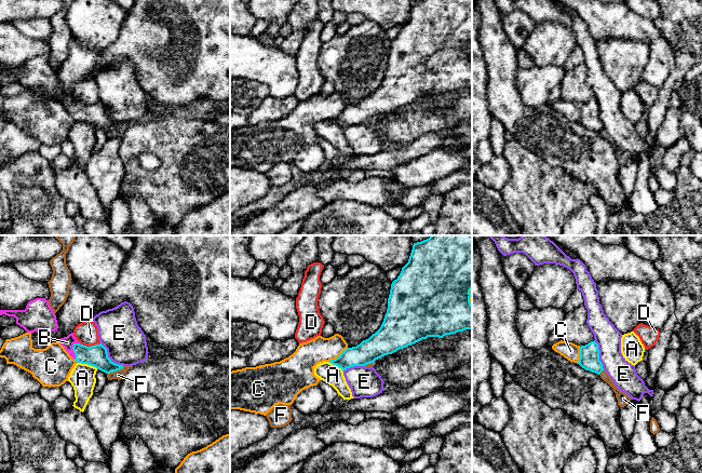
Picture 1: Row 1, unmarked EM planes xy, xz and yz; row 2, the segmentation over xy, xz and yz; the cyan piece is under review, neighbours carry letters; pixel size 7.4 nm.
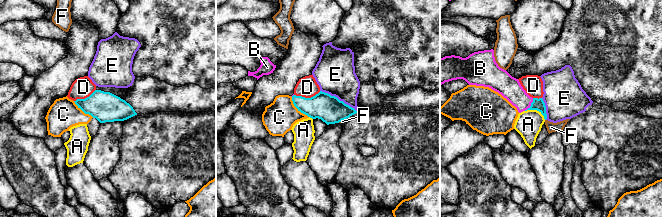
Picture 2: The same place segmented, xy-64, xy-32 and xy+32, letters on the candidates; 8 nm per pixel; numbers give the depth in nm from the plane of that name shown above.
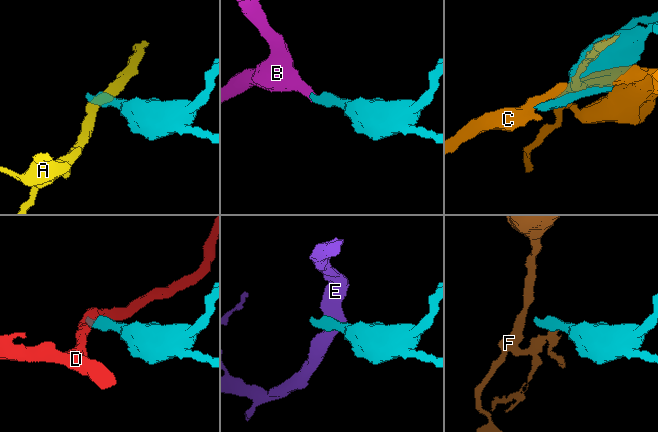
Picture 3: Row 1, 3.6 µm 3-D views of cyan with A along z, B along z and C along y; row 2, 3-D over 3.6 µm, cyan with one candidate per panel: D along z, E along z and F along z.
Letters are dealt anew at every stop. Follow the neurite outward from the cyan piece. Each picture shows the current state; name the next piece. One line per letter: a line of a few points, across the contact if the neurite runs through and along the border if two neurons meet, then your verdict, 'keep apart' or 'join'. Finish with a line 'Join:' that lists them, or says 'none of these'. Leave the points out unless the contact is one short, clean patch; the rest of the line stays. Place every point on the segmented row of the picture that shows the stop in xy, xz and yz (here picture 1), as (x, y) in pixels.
A: xy (77, 362), (90, 364), (97, 368) | keep apart
B: xy (96, 355), (85, 355), (72, 349), (67, 342) | join
C: keep apart
D: xy (99, 342), (93, 346), (81, 345) | keep apart
E: xy (100, 342), (106, 349), (107, 355), (113, 362), (123, 365) | keep apart
F: xy (123, 366), (107, 374) | keep apart
Join: B

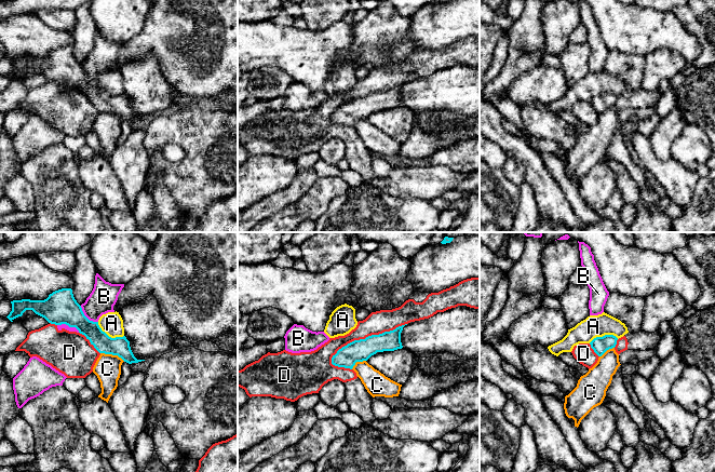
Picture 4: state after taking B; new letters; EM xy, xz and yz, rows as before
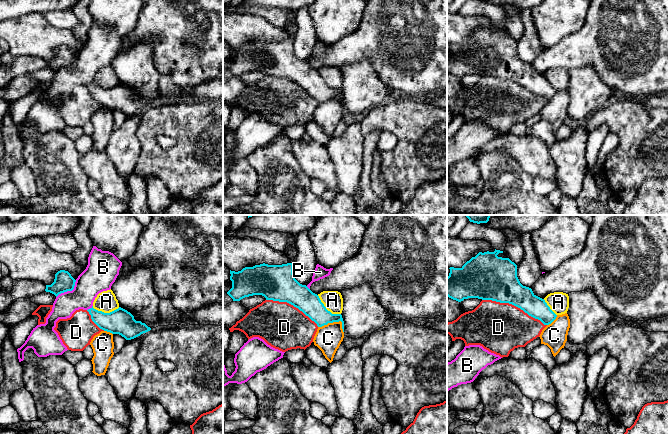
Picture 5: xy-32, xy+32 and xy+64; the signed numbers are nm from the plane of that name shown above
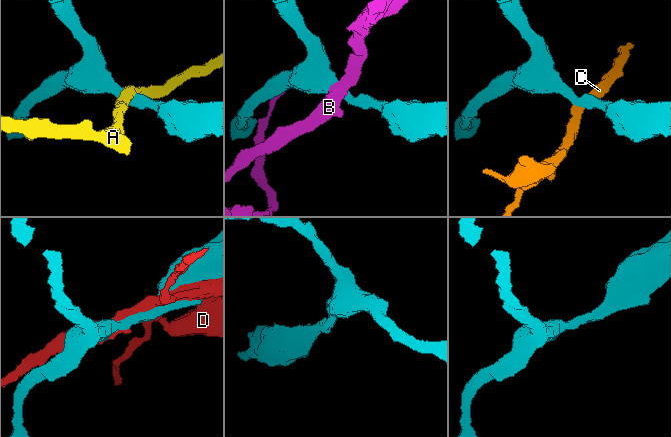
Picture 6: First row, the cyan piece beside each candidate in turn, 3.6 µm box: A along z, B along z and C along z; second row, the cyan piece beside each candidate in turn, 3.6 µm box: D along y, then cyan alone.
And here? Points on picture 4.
A: xy (97, 322), (98, 326), (109, 336), (123, 336) | keep apart
B: xy (80, 306), (83, 313), (90, 320), (97, 322) | keep apart
C: xy (100, 352), (117, 354), (124, 361) | keep apart
D: keep apart
Join: none of these

